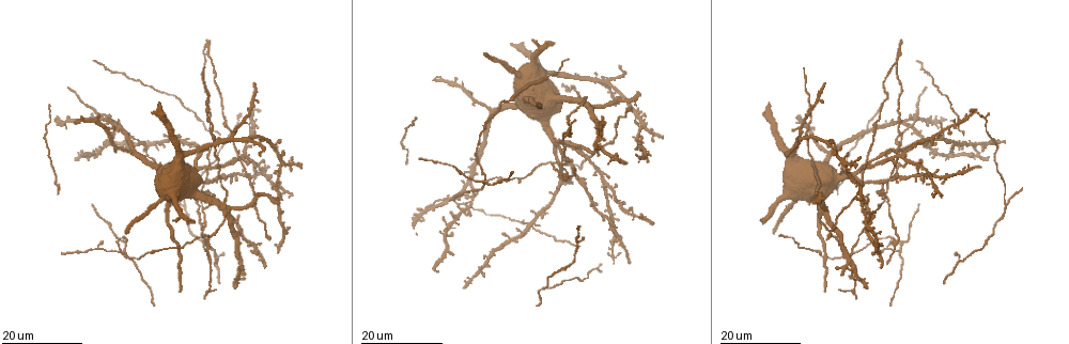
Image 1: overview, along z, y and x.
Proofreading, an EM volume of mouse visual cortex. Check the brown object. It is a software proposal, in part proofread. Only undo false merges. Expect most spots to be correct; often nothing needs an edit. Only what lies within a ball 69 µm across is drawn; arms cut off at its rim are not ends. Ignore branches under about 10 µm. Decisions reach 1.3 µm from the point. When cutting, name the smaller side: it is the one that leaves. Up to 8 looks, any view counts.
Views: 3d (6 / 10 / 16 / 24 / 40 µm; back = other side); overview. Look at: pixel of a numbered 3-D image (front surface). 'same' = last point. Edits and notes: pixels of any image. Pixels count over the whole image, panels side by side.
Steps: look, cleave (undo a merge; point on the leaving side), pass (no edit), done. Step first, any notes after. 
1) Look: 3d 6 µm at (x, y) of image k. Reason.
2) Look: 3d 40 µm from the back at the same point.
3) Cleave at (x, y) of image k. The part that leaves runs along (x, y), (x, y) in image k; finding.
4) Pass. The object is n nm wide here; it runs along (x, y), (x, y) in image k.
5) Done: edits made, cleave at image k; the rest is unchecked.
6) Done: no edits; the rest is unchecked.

Look: 3d 24 µm at (225, 200) of image 1.

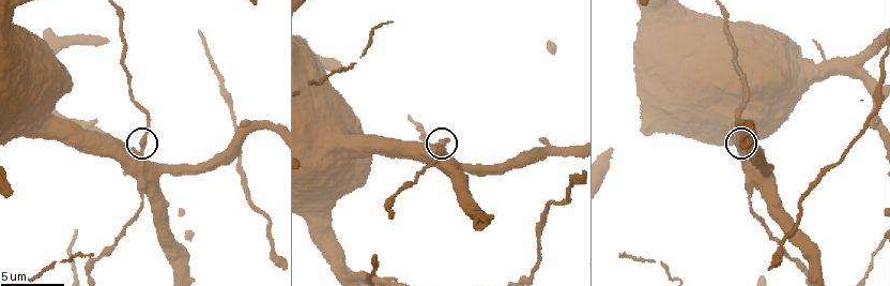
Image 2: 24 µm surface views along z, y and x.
Look: 3d 6 µm at (142, 149) of image 2. Zoom in.

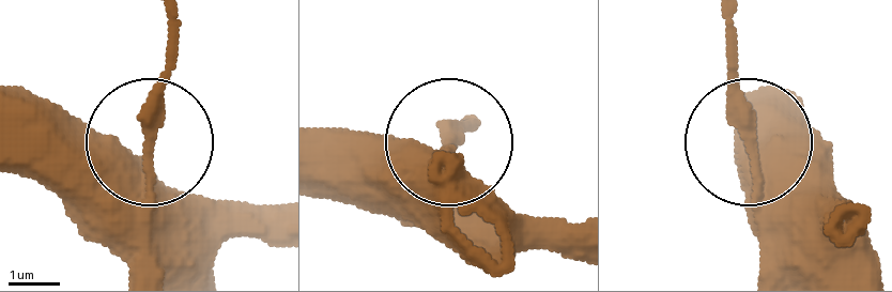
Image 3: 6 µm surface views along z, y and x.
Pass. The object is 340 nm wide here; all the same neuron.

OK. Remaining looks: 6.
Look: 3d 24 µm at (882, 195) of image 1. Looks like a crossing.

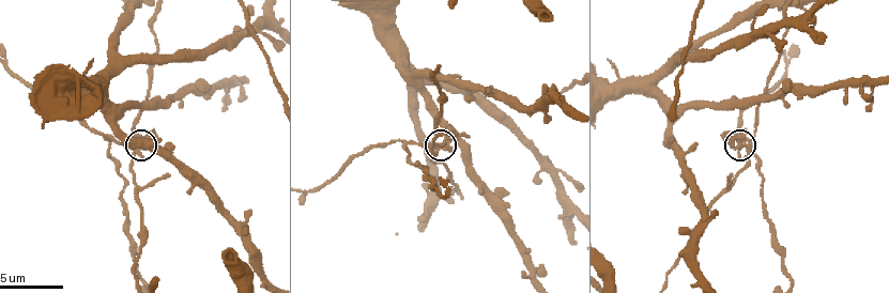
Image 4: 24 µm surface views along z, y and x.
Look: 3d 10 µm at (437, 149) of image 4. Zoom in.

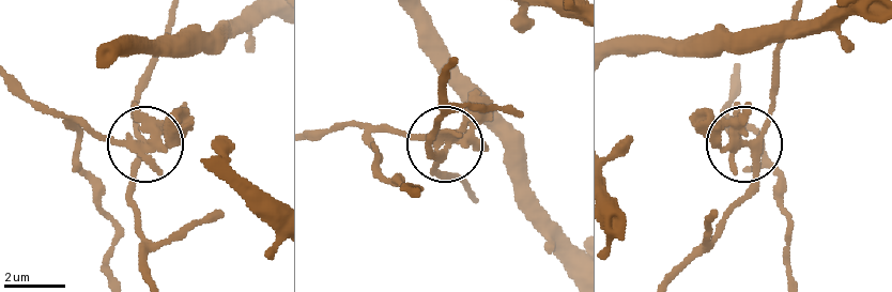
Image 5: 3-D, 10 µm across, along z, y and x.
Cleave at (177, 125) of image 5. The part that leaves runs along (150, 142), (98, 139), (75, 122), (45, 113), (14, 89) in image 5; a second neuron is stuck on.

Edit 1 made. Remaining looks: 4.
Look: 3d 6 µm at (272, 16) of image 4. Three arms meet.

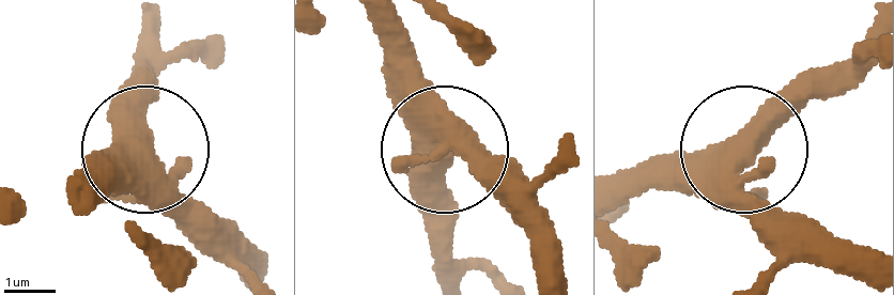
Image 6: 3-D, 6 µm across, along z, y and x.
Look: 3d 6 µm from the back at (146, 152) of image 6.

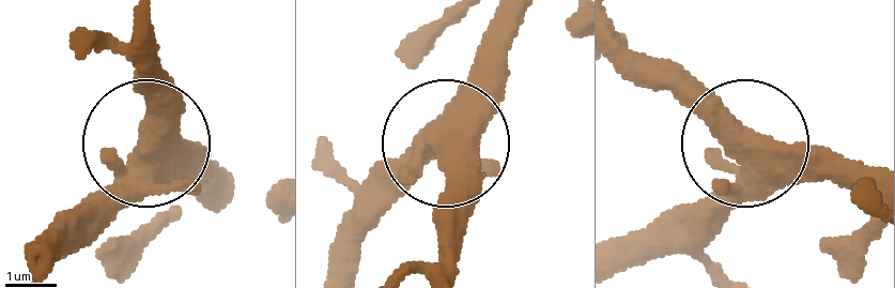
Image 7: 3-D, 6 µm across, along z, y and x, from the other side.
Pass. 3 arms meet here; all the same neuron.

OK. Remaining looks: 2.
Look: 3d 24 µm at (208, 260) of image 1. Branch point.

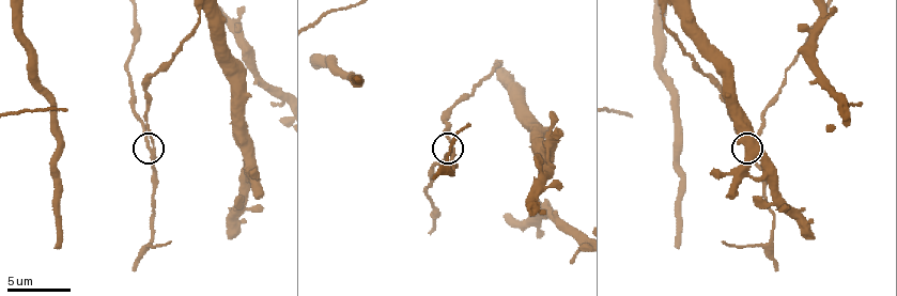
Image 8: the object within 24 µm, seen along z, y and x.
Look: 3d 10 µm at (151, 150) of image 8.

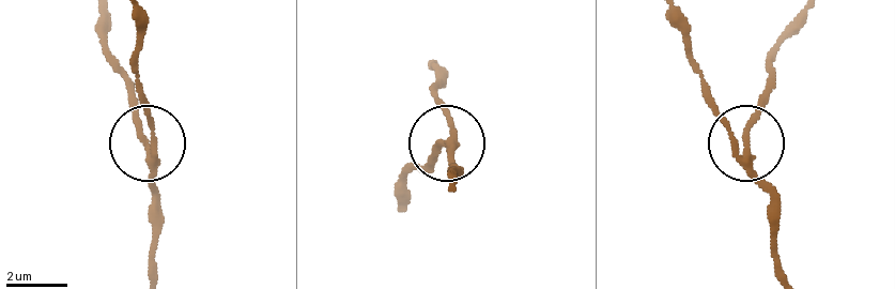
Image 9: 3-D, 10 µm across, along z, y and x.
Pass. The object is 220 nm wide here; it runs along (135, 12), (135, 81), (151, 120), (151, 209) in image 9; one neuron here.

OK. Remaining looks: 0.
Done: edits made, cleave at image 5; the rest is unchecked.

